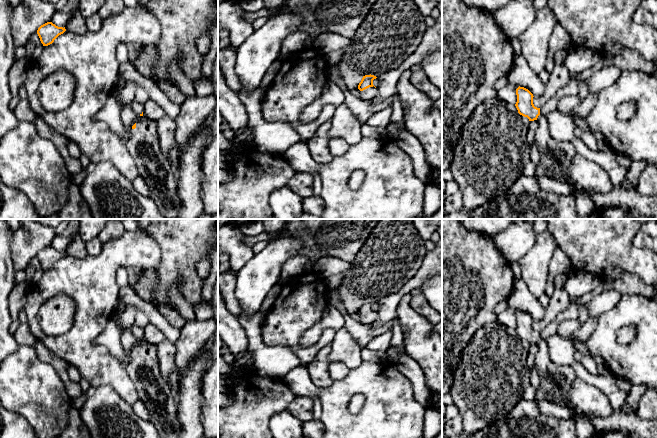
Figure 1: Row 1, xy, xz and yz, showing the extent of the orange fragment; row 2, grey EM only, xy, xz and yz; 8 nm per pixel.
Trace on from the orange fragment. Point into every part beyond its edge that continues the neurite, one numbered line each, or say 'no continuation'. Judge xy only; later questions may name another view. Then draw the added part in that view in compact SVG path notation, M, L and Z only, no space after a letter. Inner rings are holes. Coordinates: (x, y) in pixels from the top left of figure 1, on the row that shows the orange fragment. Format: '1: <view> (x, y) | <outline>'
1: xy (155, 169) | M139 116L130 135L125 145L138 167L139 175L150 189L149 197L164 217L178 217L181 203L177 194L177 175L161 151L155 121Z

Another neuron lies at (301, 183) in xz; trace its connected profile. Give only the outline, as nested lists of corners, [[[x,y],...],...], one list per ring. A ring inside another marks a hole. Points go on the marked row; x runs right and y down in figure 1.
[[[296,172],[287,186],[302,198],[313,195],[313,176],[309,173]]]

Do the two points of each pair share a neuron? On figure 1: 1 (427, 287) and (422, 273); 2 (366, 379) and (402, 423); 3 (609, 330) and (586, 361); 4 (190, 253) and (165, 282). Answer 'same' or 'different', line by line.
1: different
2: same
3: different
4: same

